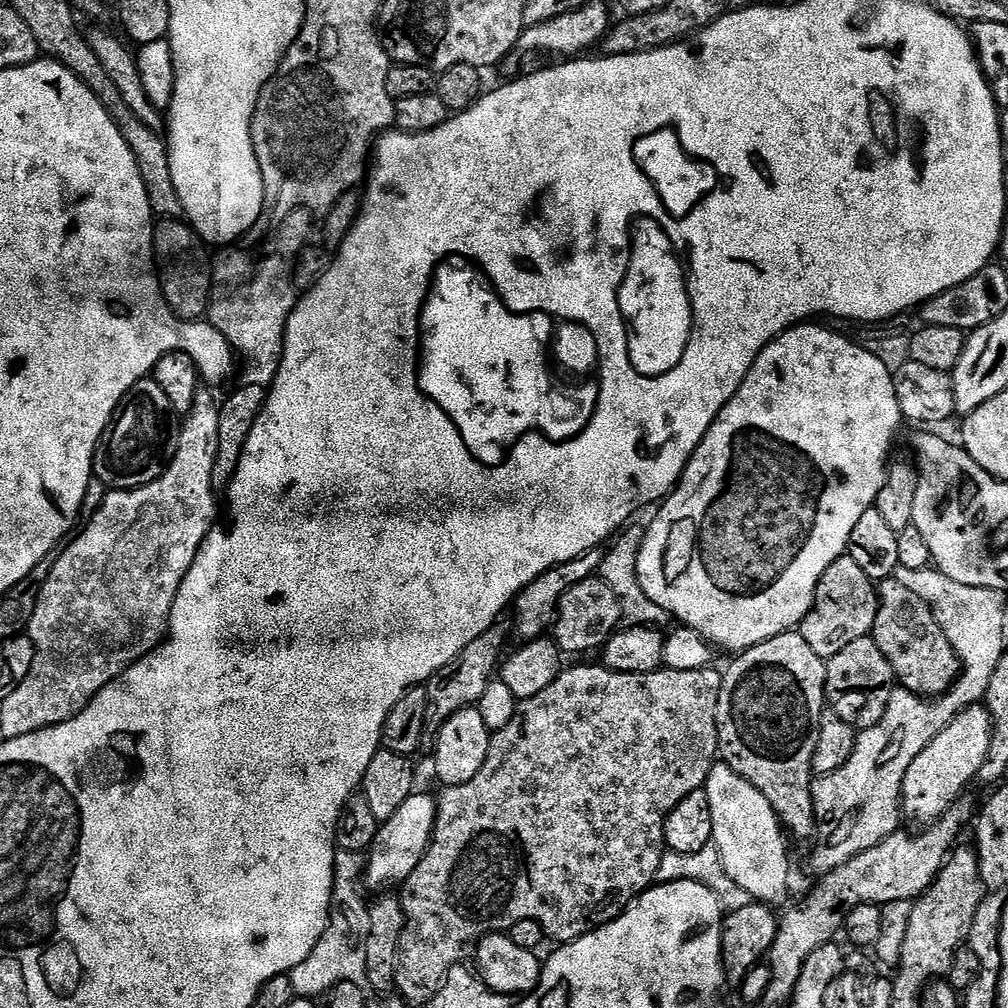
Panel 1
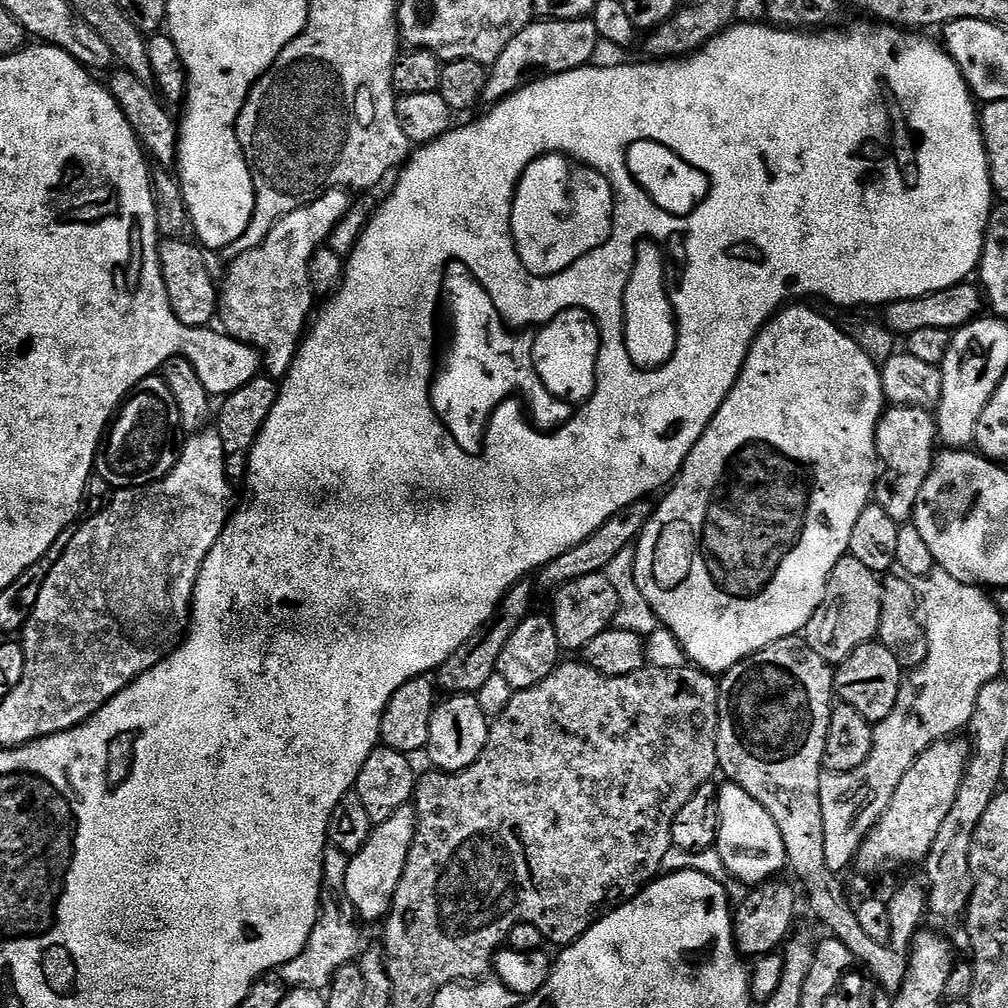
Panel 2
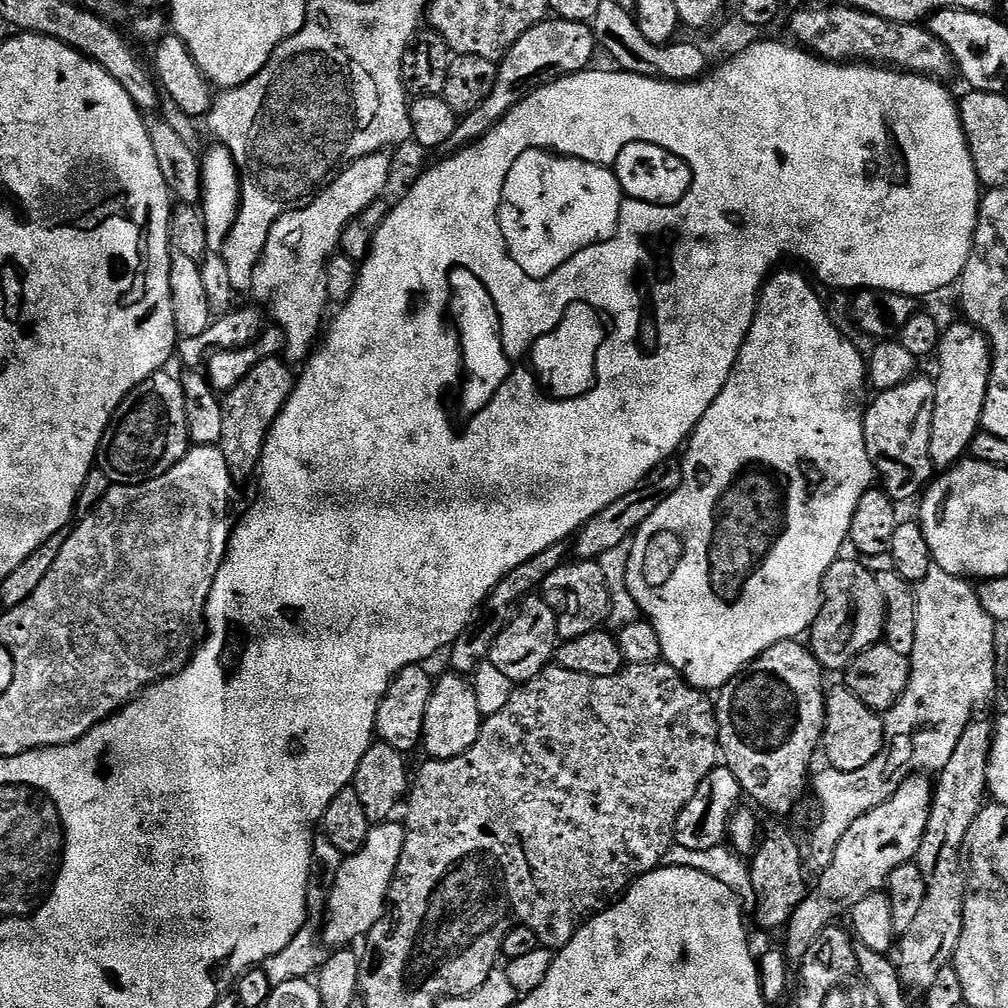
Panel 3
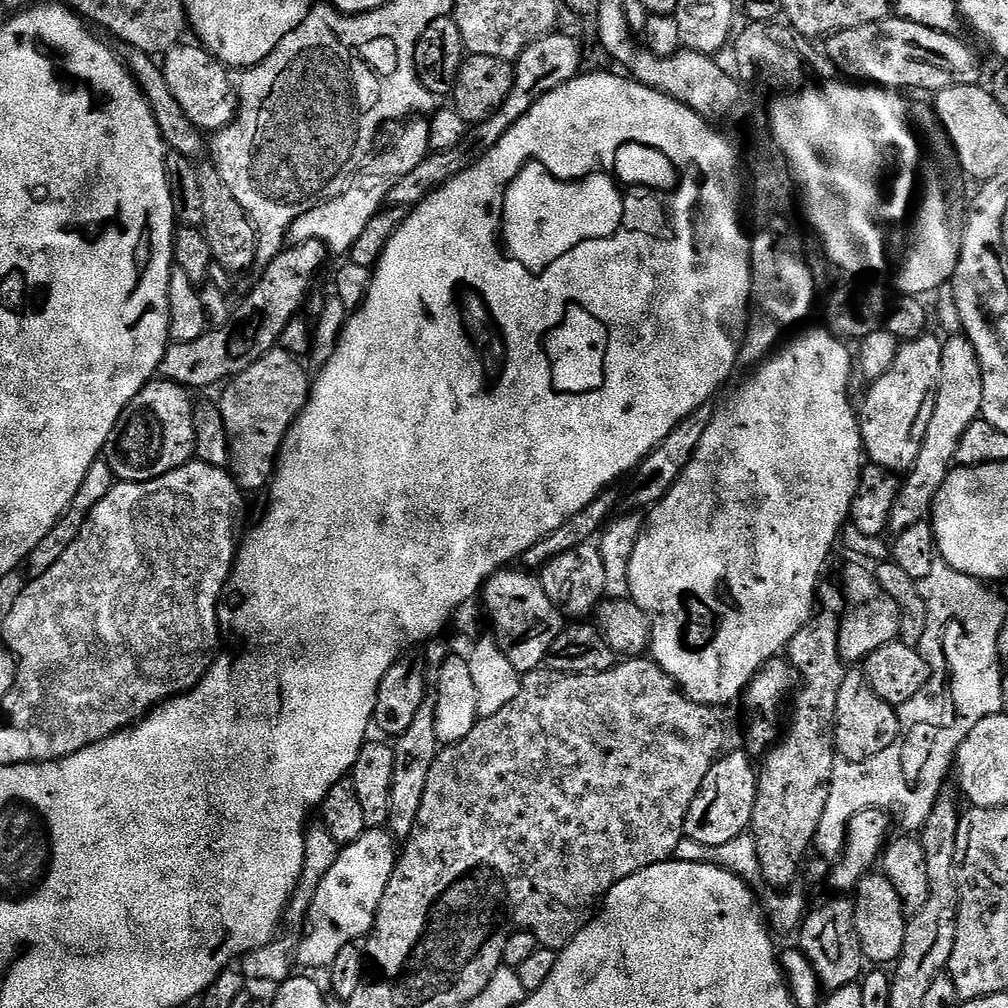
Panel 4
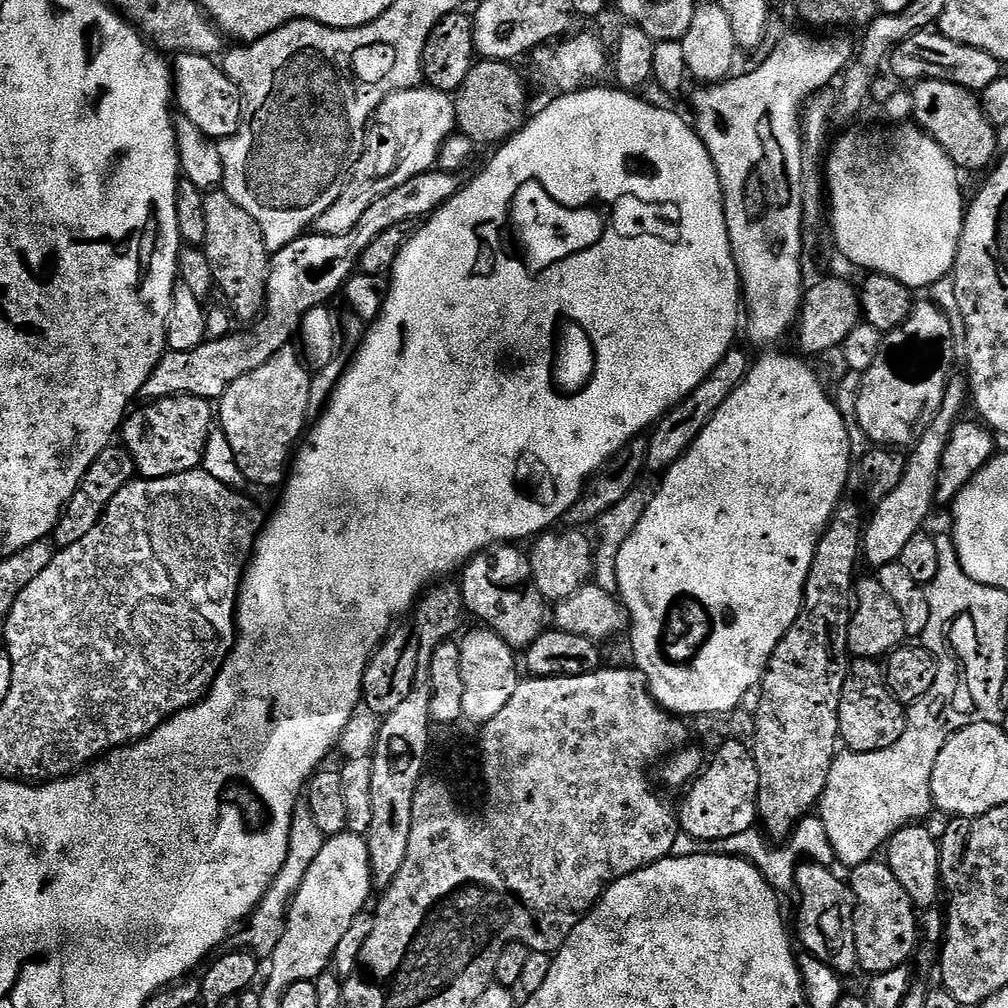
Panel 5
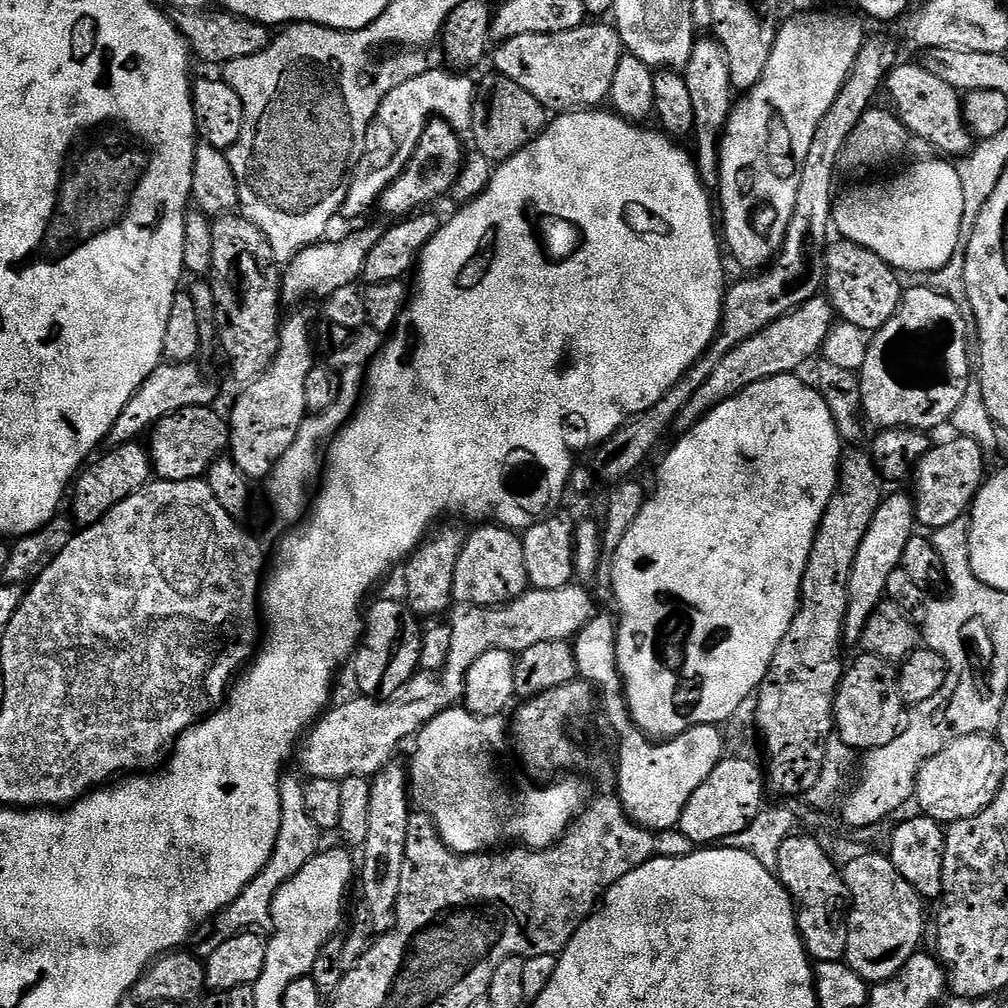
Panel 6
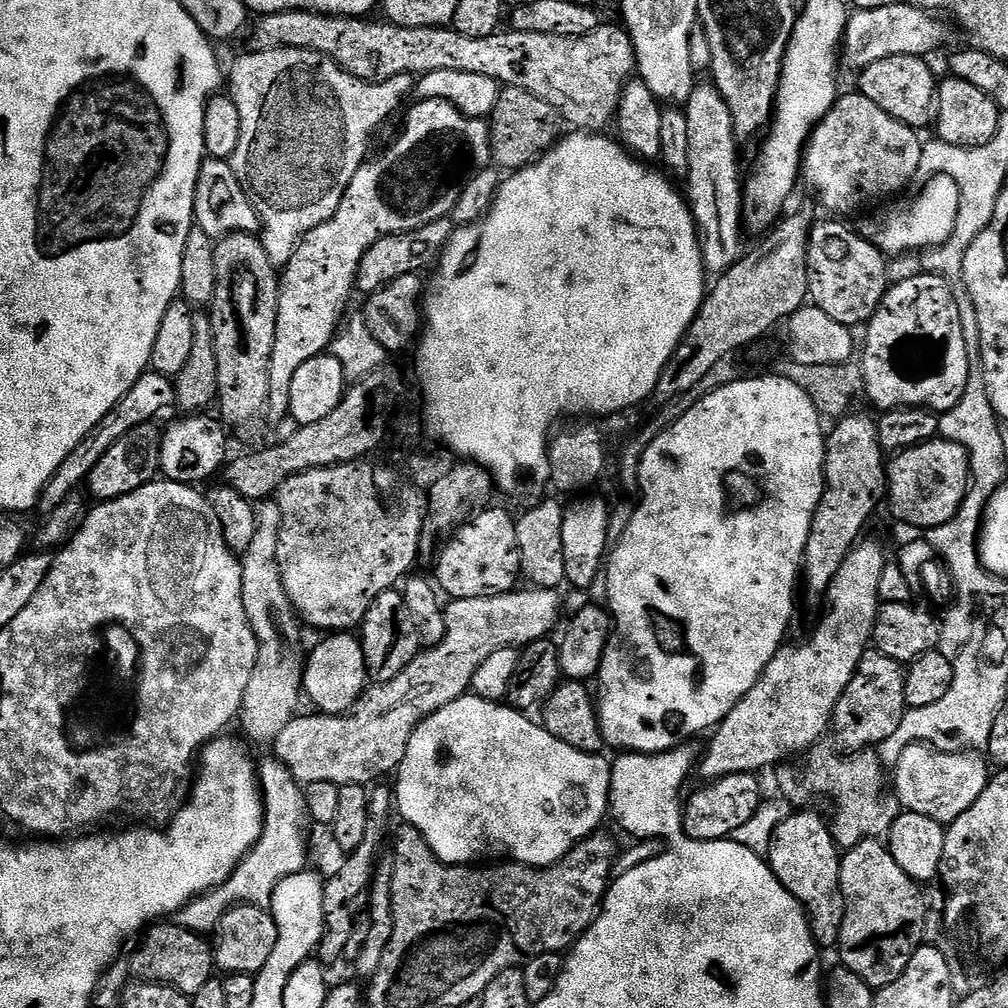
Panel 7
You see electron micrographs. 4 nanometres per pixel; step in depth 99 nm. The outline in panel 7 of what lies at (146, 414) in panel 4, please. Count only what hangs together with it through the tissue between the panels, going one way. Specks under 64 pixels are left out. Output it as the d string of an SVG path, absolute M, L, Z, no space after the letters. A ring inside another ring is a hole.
M184 414L181 420L176 420L167 429L163 429L160 441L162 450L160 451L160 471L163 479L173 480L179 484L190 484L193 486L203 485L203 480L208 480L212 475L219 473L225 467L228 455L228 436L225 425L212 414Z

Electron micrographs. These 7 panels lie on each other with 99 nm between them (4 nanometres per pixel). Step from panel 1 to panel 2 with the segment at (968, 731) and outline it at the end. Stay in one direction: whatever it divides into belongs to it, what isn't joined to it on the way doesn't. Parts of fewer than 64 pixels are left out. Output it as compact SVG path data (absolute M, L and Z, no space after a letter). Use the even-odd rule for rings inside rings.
M949 738L934 742L916 761L906 770L905 777L899 782L894 792L894 798L890 798L890 806L880 815L880 821L869 830L868 836L861 843L860 851L856 853L854 868L857 868L864 876L872 876L880 872L884 864L916 864L919 865L928 855L930 846L934 846L934 838L938 838L938 830L945 820L946 814L950 814L950 806L954 806L954 798L958 794L958 786L962 786L964 771L968 765L970 744L964 738Z

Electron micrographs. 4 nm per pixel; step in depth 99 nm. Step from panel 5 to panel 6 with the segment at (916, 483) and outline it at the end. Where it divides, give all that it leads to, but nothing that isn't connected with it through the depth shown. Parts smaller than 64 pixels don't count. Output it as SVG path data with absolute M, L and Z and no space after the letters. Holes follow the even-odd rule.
M885 495L870 522L870 530L866 530L866 538L862 538L862 546L858 546L858 554L850 570L848 613L844 616L845 641L859 641L870 614L874 614L874 610L885 599L886 582L890 579L890 574L901 567L903 550L914 535L916 527L916 505L913 497Z

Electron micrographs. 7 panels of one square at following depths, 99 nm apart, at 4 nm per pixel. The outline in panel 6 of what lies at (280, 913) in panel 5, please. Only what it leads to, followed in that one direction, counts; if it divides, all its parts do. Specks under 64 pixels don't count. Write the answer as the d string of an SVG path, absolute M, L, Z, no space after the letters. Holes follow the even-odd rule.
M284 774L280 777L282 822L278 830L278 842L274 846L266 866L250 881L246 890L242 890L242 894L238 894L238 898L234 898L234 902L230 902L228 908L224 908L211 922L199 929L198 935L195 937L197 940L194 951L201 958L214 954L214 950L218 950L218 946L222 946L222 942L234 938L239 932L263 929L263 924L267 925L272 919L272 907L278 890L287 880L294 878L294 874L298 874L298 870L302 870L302 866L306 866L306 862L310 862L318 855L322 833L314 826L310 814L306 814L308 803L304 793L305 781L299 775L296 775L297 777L288 775Z

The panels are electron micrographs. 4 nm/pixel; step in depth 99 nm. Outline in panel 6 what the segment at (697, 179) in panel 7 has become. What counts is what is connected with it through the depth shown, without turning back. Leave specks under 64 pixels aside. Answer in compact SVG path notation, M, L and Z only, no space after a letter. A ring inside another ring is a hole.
M700 38L692 45L688 63L682 69L686 86L690 90L690 99L694 101L694 159L696 169L705 185L716 186L720 182L720 137L728 124L728 116L734 107L734 89L730 78L730 66L719 40Z

